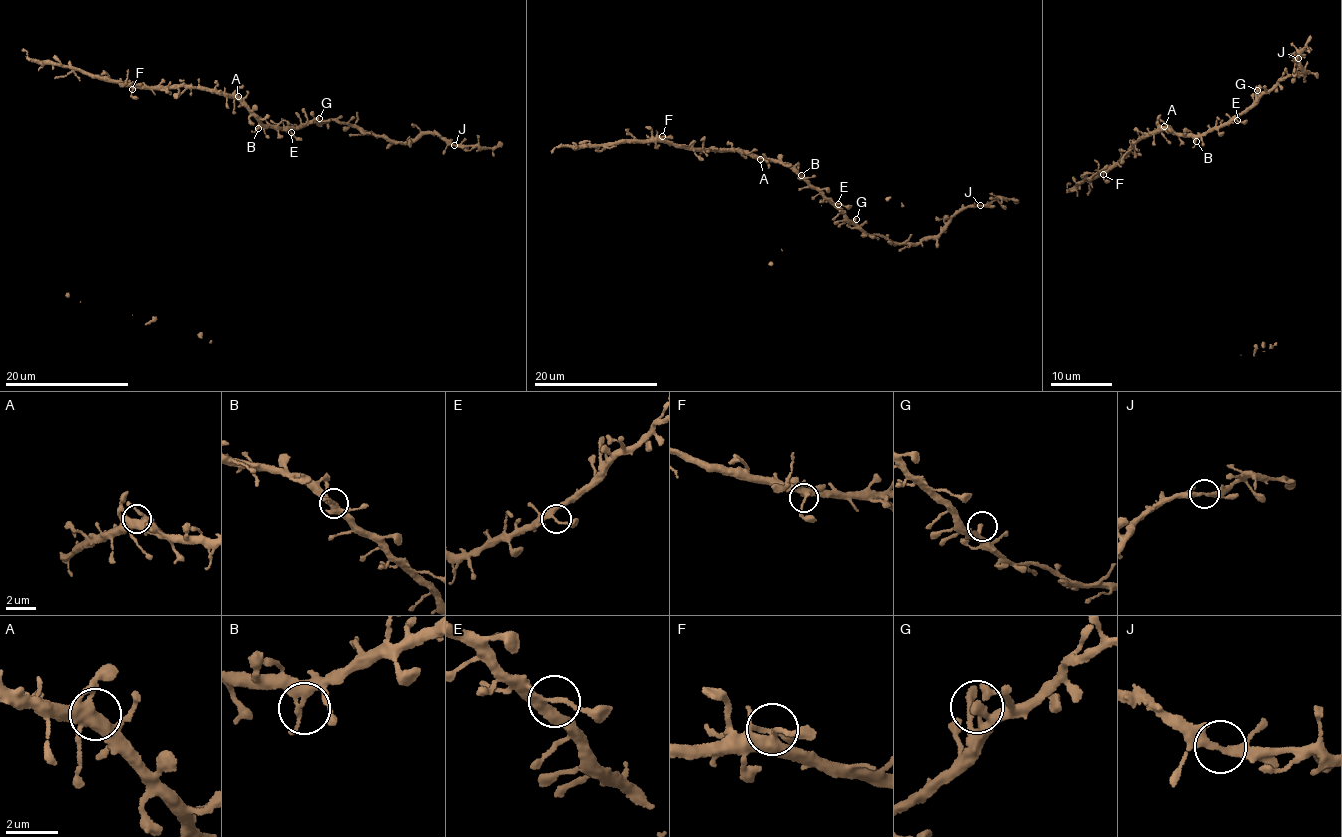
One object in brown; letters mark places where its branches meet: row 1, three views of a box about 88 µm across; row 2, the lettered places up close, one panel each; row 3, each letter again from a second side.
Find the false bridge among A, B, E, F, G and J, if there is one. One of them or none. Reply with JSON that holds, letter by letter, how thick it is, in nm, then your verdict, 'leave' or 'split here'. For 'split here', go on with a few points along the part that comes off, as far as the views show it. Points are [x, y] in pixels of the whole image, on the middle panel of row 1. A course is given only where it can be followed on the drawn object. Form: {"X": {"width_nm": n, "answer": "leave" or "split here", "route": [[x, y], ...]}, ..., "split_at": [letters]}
{"A": {"width_nm": 420, "answer": "leave"}, "B": {"width_nm": 280, "answer": "leave"}, "E": {"width_nm": 200, "answer": "leave"}, "F": {"width_nm": 280, "answer": "leave"}, "G": {"width_nm": 240, "answer": "leave"}, "J": {"width_nm": 240, "answer": "leave"}, "split_at": []}

